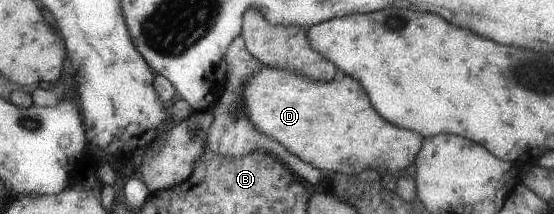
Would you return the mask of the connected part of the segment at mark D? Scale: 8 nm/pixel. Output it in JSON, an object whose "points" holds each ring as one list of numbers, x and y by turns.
{"points":[[260,67,242,85,242,99,244,99,244,117,258,133,275,139,300,161,312,165,325,174,330,175,333,172,352,175,368,168,381,174,401,174,421,151,422,137,414,131,398,129,388,121,384,121,372,109,364,87,350,76,343,76,340,81,314,81,283,69]]}

